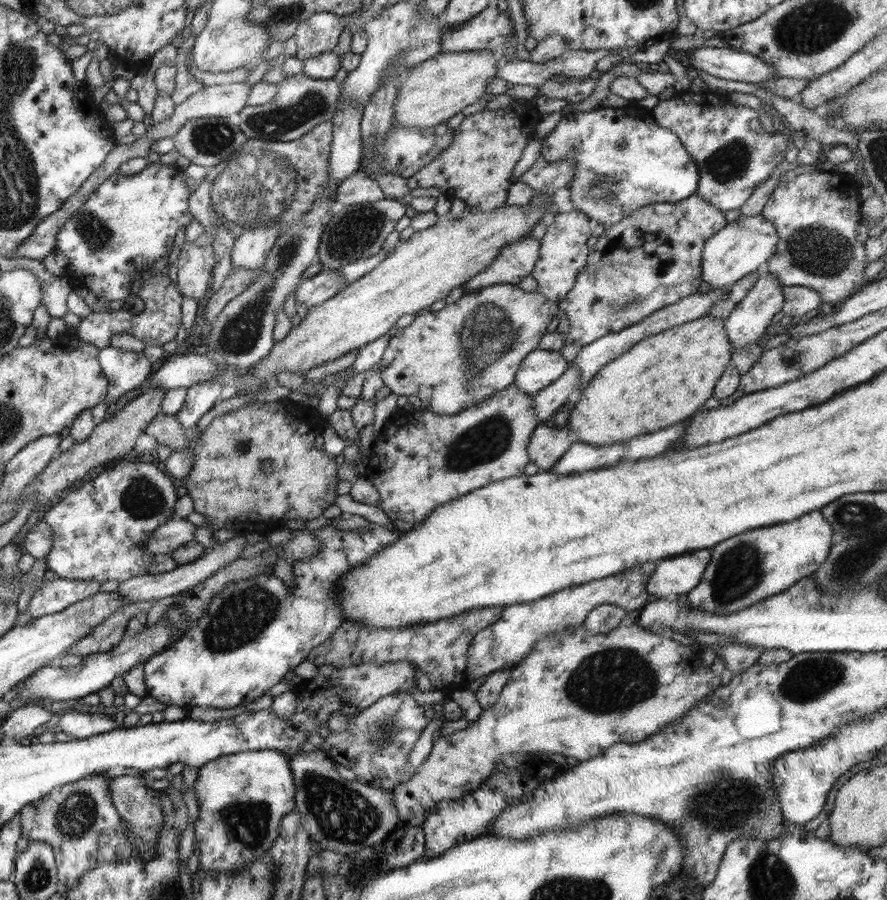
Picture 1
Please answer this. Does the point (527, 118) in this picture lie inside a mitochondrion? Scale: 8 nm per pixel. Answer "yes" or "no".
no

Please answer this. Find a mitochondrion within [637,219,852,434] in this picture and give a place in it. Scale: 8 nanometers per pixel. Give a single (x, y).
(665, 265)

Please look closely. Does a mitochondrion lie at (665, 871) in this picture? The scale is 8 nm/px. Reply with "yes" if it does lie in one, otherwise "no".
no

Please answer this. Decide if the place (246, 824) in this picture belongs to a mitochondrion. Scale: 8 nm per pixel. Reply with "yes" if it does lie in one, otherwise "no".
yes

